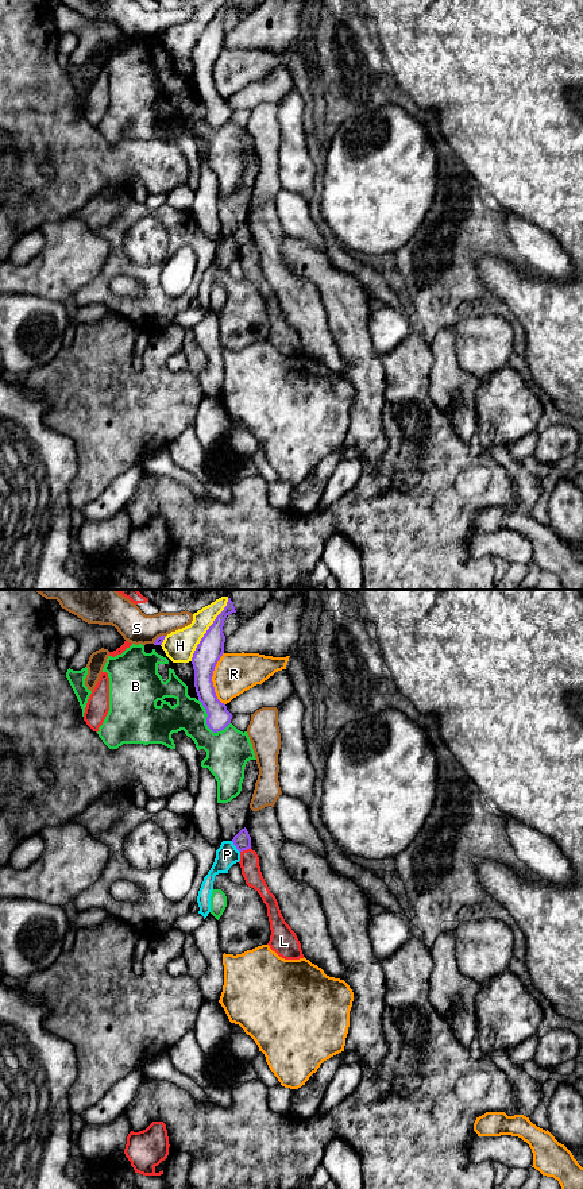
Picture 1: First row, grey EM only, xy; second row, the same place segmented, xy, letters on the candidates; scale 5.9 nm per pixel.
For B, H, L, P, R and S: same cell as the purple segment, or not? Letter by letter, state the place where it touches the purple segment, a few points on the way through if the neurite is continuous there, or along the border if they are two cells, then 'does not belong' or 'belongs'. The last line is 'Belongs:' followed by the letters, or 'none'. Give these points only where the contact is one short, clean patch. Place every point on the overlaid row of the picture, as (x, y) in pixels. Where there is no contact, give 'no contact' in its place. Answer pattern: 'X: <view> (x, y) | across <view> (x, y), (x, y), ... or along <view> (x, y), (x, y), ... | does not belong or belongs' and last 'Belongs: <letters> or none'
B: xy (207, 724) | does not belong
H: xy (208, 629) | does not belong
L: xy (244, 849) | does not belong
P: xy (235, 845) | does not belong
R: xy (211, 679) | does not belong
S: xy (158, 637) | does not belong
Belongs: none

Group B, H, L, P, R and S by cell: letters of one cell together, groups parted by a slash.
B / H / L / P / R / S

